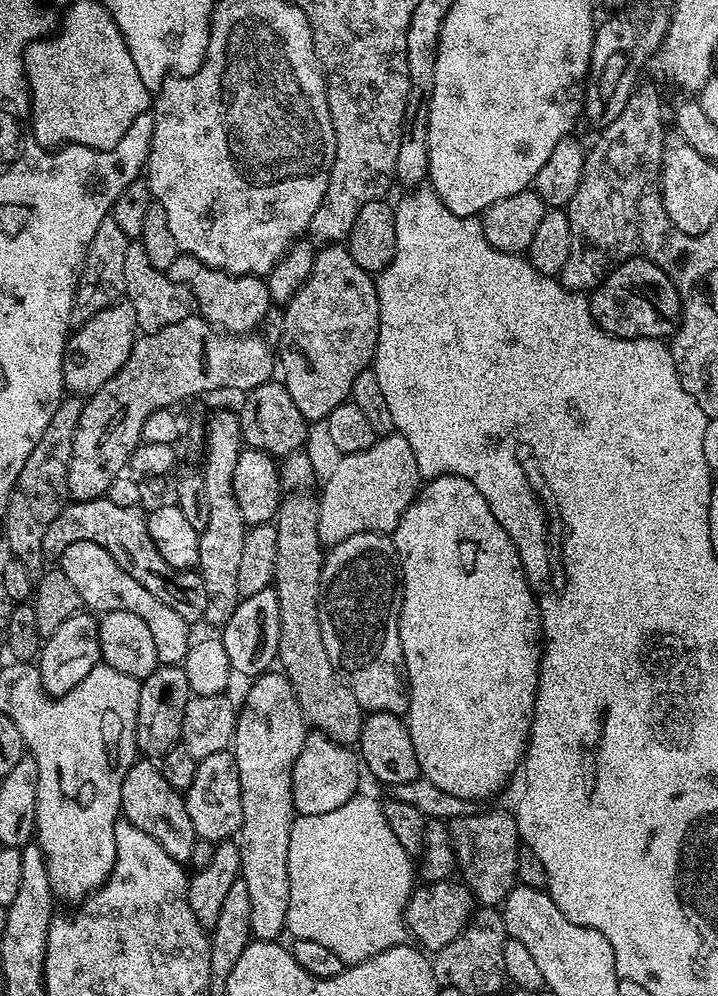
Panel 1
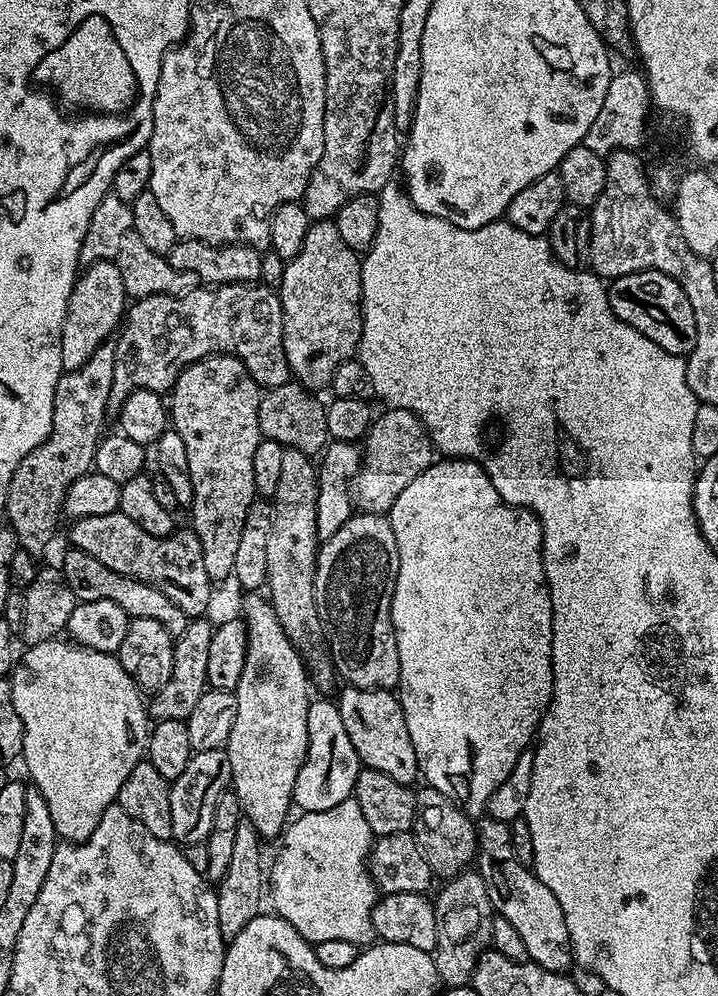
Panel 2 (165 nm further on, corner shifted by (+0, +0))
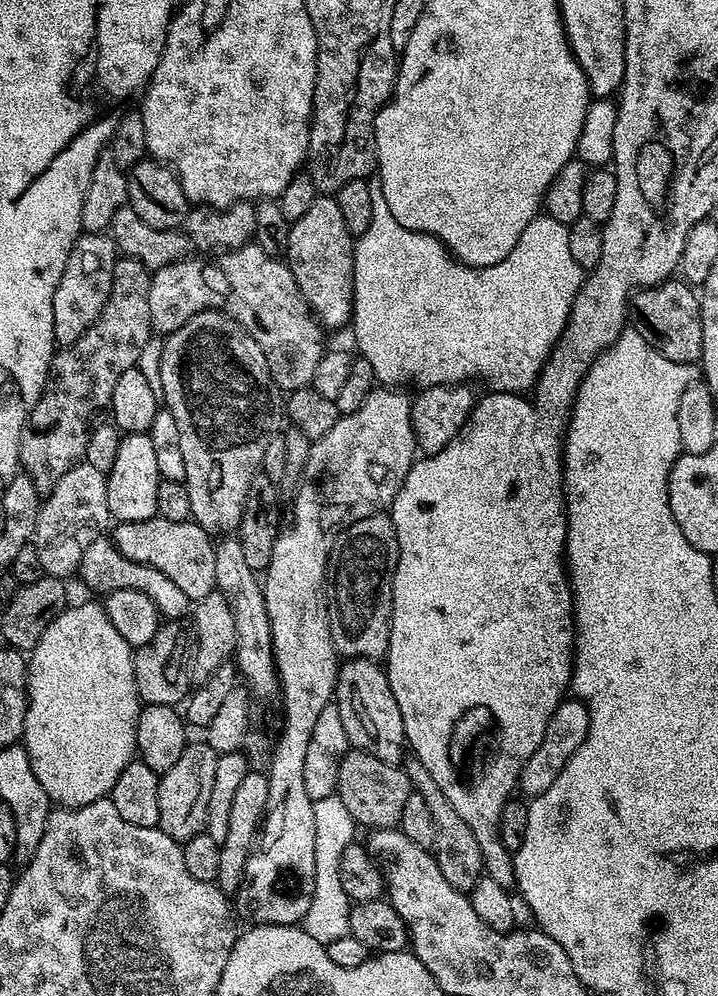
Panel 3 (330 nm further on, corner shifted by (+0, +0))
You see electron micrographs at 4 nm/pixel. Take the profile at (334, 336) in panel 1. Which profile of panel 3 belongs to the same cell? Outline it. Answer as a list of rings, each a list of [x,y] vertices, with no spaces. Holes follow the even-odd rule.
[[[332,194],[317,195],[316,200],[302,214],[302,218],[291,221],[288,229],[288,250],[286,253],[288,269],[294,274],[294,282],[308,303],[312,315],[316,317],[321,329],[340,328],[352,319],[352,291],[354,290],[354,237],[346,230],[342,210],[338,210],[336,197]]]

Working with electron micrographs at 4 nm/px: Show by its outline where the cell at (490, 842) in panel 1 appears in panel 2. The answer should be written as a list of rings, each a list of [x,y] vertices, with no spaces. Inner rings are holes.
[[[427,786],[421,789],[416,792],[416,820],[411,833],[433,877],[441,881],[451,880],[459,872],[465,871],[471,865],[468,863],[478,856],[478,828],[473,817],[467,816],[457,804],[450,802],[446,794],[438,794],[438,790]]]

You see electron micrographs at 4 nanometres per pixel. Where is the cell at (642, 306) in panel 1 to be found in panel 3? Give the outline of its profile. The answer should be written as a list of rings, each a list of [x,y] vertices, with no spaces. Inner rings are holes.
[[[669,278],[652,288],[641,288],[631,293],[627,319],[642,338],[662,353],[670,362],[695,365],[702,354],[702,322],[700,297],[693,285],[680,278]]]

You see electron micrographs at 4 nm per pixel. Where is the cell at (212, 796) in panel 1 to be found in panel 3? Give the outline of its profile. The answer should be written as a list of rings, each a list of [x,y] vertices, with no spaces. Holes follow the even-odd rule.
[[[192,742],[185,748],[182,758],[178,758],[178,762],[174,762],[174,766],[161,775],[158,786],[158,826],[170,834],[170,838],[183,842],[204,831],[206,806],[210,802],[210,789],[217,766],[218,754],[208,743]]]

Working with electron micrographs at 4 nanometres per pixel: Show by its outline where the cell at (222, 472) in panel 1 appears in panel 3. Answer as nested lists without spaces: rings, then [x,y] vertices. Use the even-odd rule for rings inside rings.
[[[209,310],[194,314],[192,320],[186,321],[185,324],[178,326],[173,332],[167,333],[164,340],[162,358],[160,359],[160,373],[162,374],[162,404],[169,414],[172,415],[174,422],[178,426],[178,439],[182,445],[182,459],[186,462],[186,478],[183,483],[190,494],[192,520],[202,525],[209,534],[235,533],[246,506],[250,482],[256,477],[256,473],[261,471],[260,463],[262,462],[262,454],[266,454],[266,442],[270,442],[272,435],[279,429],[276,427],[280,424],[280,416],[282,420],[282,393],[272,380],[270,366],[266,362],[266,354],[262,350],[262,346],[258,346],[258,342],[254,342],[251,334],[245,332],[240,323],[232,319],[227,312],[223,310]]]

